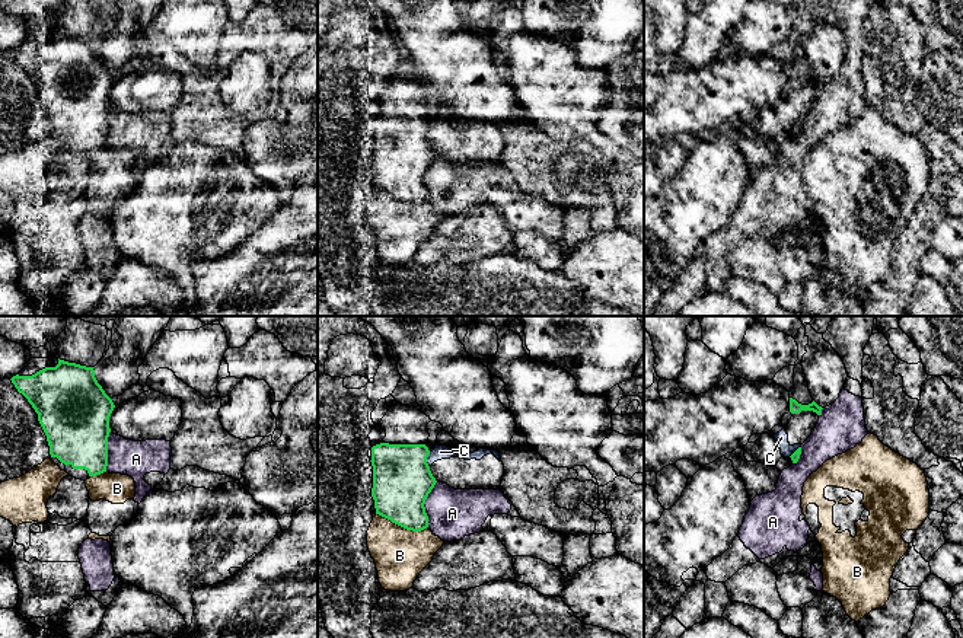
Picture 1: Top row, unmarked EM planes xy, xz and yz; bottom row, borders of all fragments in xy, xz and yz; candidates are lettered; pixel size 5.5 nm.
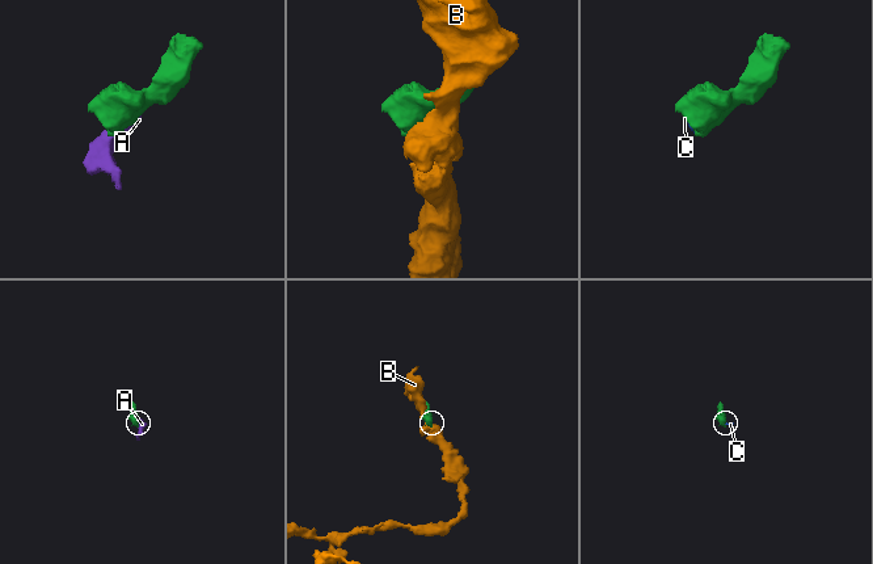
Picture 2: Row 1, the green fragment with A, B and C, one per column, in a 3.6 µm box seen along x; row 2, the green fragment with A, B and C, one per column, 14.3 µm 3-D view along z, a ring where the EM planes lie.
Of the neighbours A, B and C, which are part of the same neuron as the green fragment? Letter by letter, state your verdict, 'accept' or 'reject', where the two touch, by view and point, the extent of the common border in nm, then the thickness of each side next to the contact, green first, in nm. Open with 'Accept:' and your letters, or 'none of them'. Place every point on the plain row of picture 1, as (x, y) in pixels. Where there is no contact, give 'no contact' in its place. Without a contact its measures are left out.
Accept: none of them
A: reject | xz (424, 176) | 260 nm | 320/280 nm
B: reject | xz (402, 200) | 300 nm | 320/280 nm
C: reject | xz (426, 133) | 90 nm | 320/80 nm

